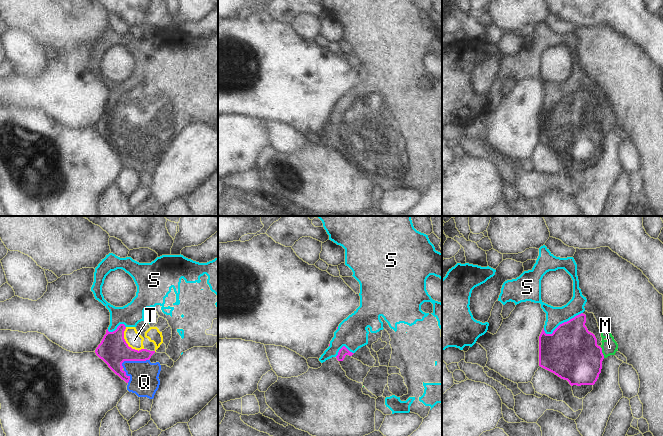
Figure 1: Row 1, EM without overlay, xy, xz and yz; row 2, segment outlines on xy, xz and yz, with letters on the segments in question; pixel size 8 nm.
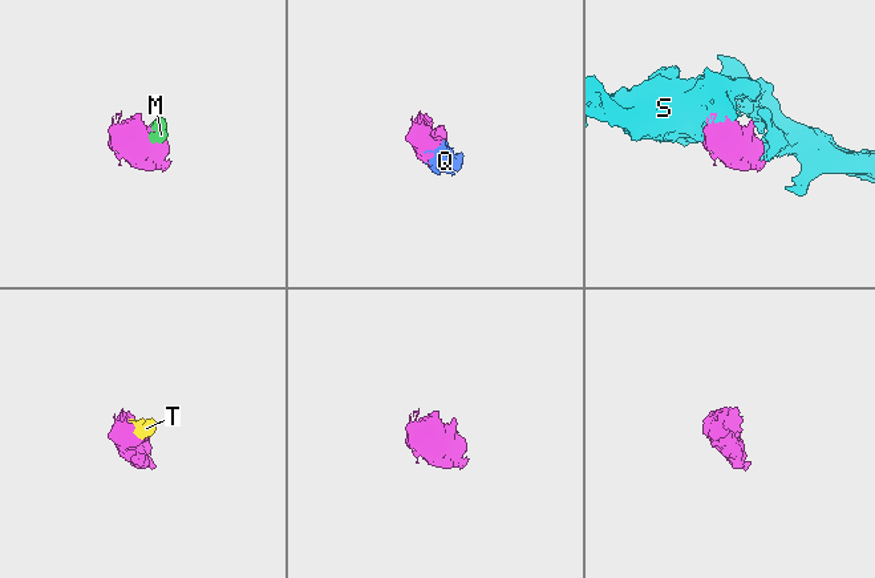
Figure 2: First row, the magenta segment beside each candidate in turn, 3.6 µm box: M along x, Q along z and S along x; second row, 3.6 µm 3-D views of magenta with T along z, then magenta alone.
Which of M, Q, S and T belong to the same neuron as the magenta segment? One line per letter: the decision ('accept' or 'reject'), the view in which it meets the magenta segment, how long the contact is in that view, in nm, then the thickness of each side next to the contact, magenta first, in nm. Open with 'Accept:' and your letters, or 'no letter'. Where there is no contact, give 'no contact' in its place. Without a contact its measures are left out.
Accept: no letter
M: reject; meets magenta in yz; contact 90 nm long; 440 nm thick on the magenta side, 130 nm on the other
Q: reject; meets magenta in xy; contact 220 nm long; 240 nm thick on the magenta side, 240 nm on the other
S: reject; meets magenta in yz; contact 360 nm long; 440 nm thick on the magenta side, 150 nm on the other
T: reject; meets magenta in xy; contact 240 nm long; 240 nm thick on the magenta side, 130 nm on the other

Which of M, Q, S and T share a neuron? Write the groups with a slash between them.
M / Q / S T

